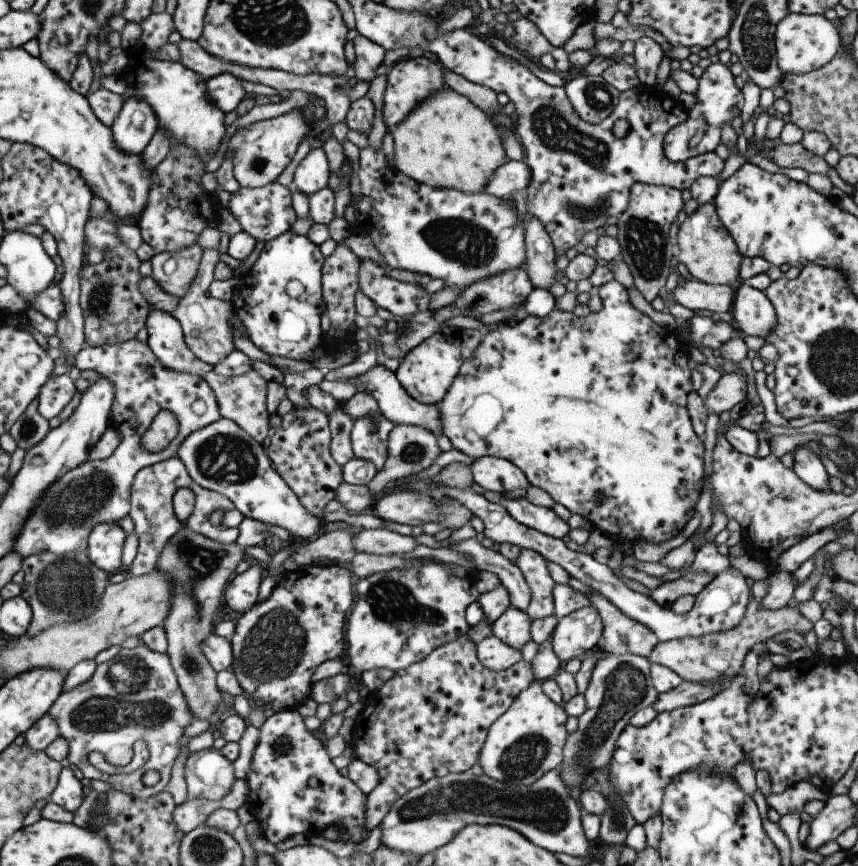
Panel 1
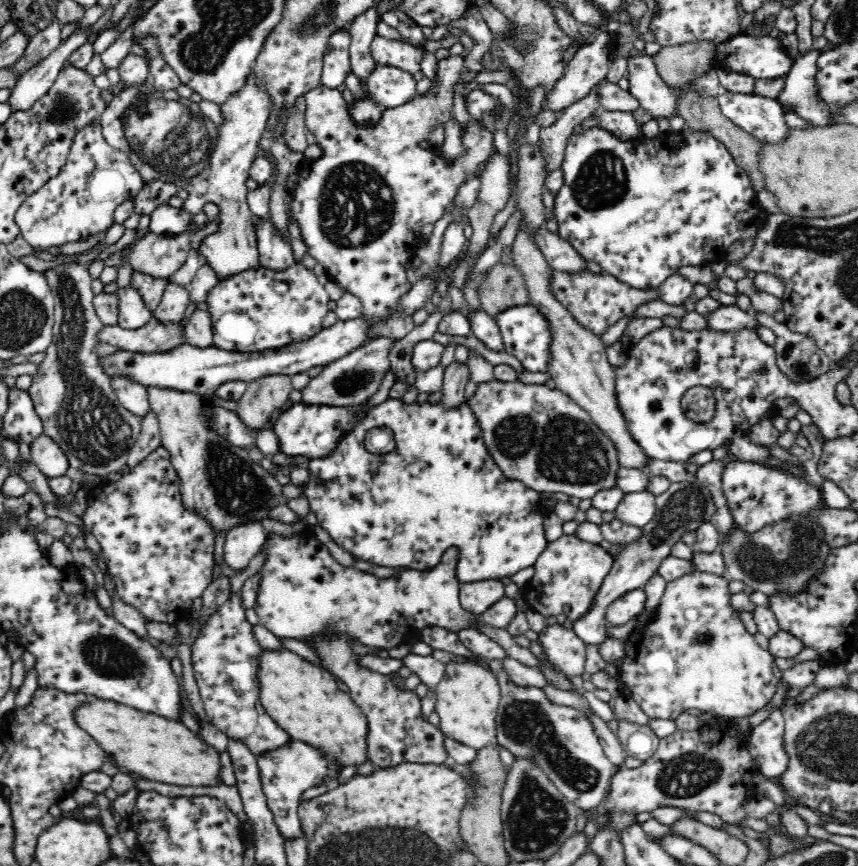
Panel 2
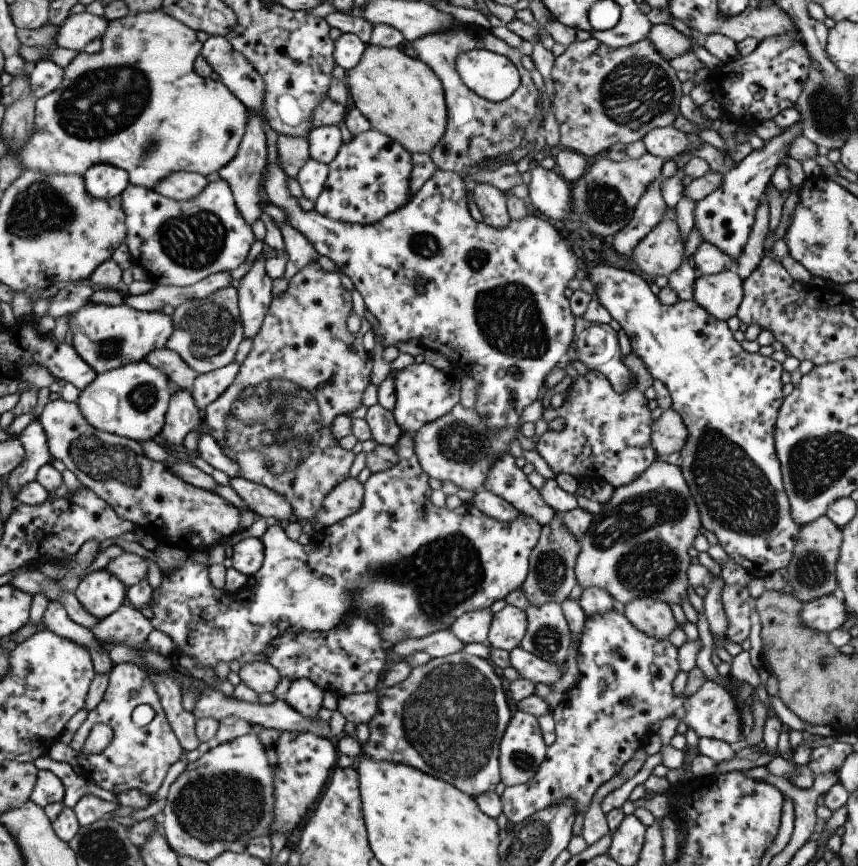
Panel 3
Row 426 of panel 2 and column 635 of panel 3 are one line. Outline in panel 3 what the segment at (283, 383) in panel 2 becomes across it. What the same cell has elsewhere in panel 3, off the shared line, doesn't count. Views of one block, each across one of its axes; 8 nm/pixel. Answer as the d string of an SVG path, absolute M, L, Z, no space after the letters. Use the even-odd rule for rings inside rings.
M675 220L660 221L635 246L632 258L640 272L653 280L657 276L670 276L680 268L684 260L684 244L681 230Z

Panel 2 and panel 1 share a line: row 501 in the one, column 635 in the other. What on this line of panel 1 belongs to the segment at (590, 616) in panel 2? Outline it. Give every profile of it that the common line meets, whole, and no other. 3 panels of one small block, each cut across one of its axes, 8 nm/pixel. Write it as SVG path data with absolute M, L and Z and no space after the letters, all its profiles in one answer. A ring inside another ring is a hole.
M606 654L596 662L584 693L586 712L578 717L576 732L566 738L562 748L562 764L557 766L560 778L570 793L577 788L581 788L582 792L596 785L594 770L605 768L612 761L616 740L630 724L631 718L640 709L652 707L656 702L659 692L651 681L651 665L647 658L633 654Z

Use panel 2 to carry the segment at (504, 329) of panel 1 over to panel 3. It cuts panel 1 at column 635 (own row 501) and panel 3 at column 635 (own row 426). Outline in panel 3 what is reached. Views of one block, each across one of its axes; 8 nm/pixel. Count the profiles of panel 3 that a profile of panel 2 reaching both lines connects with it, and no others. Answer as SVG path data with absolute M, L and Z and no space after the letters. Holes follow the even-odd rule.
M633 351L622 355L622 362L631 370L636 384L634 388L618 394L606 375L588 369L584 375L570 379L560 407L543 408L542 420L564 418L564 428L560 432L546 431L539 436L536 450L544 458L550 470L556 474L574 477L578 484L589 481L602 481L613 488L634 482L650 468L658 455L651 443L652 411L644 391L652 385L652 376L646 363ZM578 476L582 478L578 480Z

